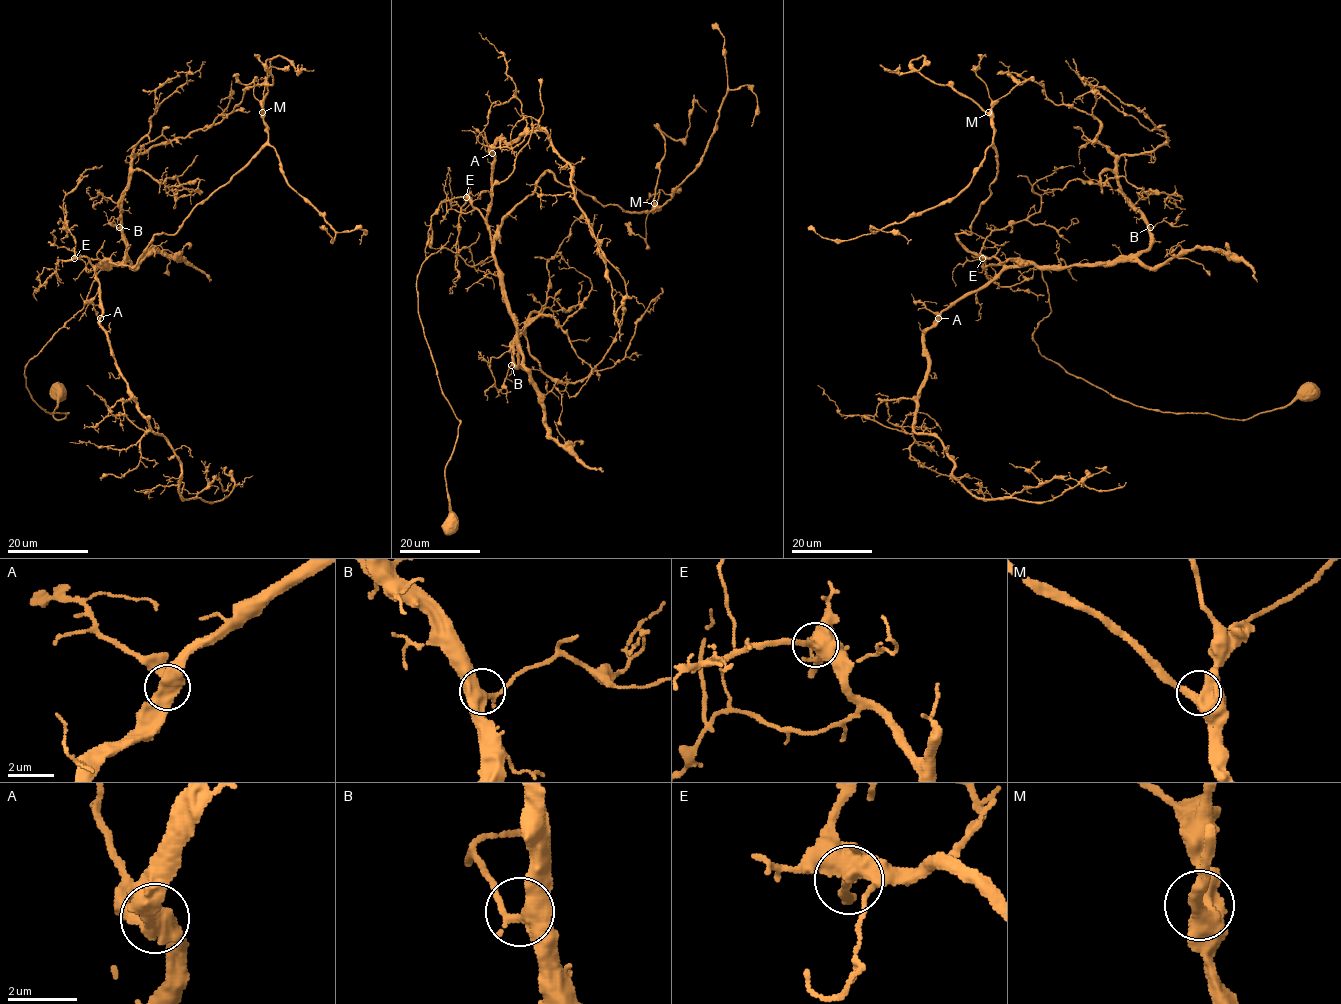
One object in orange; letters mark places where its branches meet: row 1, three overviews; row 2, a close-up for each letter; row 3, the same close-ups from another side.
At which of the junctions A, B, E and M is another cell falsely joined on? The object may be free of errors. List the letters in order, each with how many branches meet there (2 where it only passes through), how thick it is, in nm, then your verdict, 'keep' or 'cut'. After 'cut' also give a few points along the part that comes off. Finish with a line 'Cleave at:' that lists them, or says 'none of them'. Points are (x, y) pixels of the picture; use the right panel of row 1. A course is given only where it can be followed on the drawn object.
A: branches 3; calibre 400 nm; keep
B: branches 3; calibre 400 nm; keep
E: branches 3; calibre 400 nm; keep
M: branches 3; calibre 420 nm; keep
Cleave at: none of them

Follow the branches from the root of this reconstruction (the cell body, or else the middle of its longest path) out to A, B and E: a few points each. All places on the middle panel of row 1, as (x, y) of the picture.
A: (450, 527), (445, 467), (460, 422), (426, 342), (416, 277), (442, 248), (469, 265), (492, 255), (492, 153)
B: (450, 527), (445, 467), (460, 422), (418, 313), (430, 254), (493, 258), (517, 328), (511, 365)
E: (450, 527), (445, 467), (460, 422), (416, 277), (442, 248), (469, 265), (492, 255), (489, 225), (466, 197)

